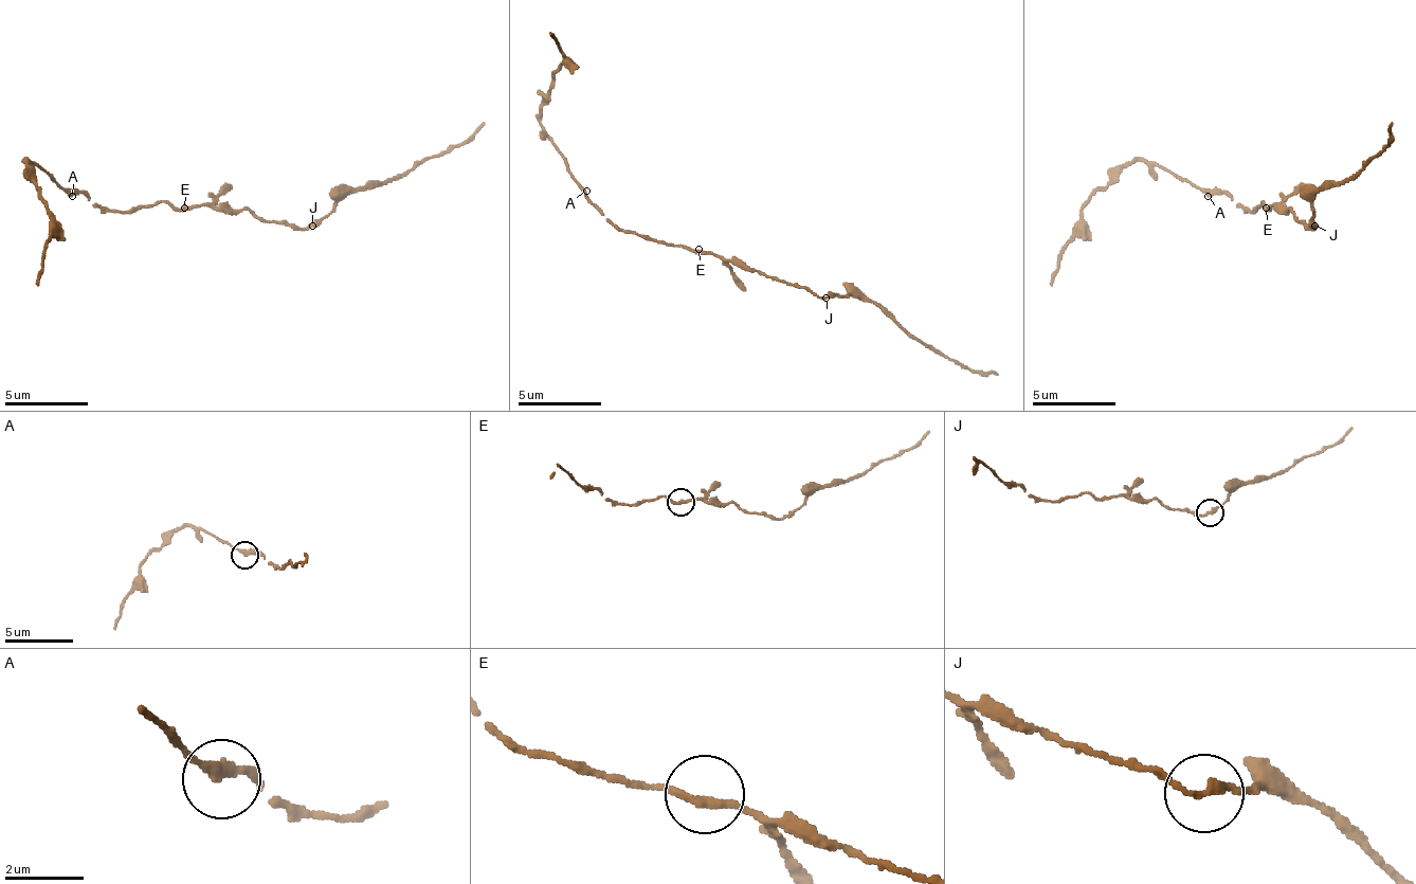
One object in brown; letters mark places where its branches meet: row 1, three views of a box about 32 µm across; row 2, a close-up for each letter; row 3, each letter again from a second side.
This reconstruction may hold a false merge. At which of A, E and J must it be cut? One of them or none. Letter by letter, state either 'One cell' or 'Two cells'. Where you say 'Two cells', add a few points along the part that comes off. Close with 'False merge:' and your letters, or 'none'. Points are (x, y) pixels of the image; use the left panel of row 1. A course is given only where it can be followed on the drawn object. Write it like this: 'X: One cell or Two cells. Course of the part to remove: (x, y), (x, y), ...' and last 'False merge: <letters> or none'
A: One cell
E: One cell
J: One cell
False merge: none

